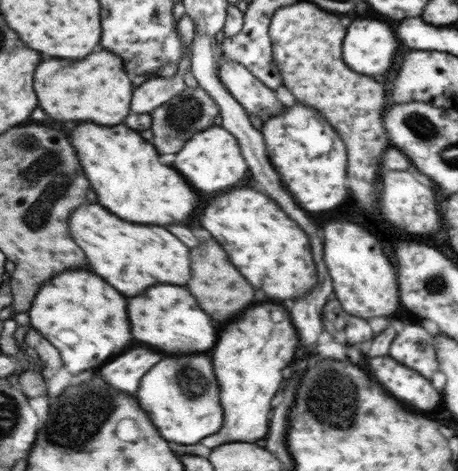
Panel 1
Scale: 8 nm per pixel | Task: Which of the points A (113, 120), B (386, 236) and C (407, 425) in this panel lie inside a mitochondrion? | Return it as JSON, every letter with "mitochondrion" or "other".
{"A":"other","B":"other","C":"other"}

